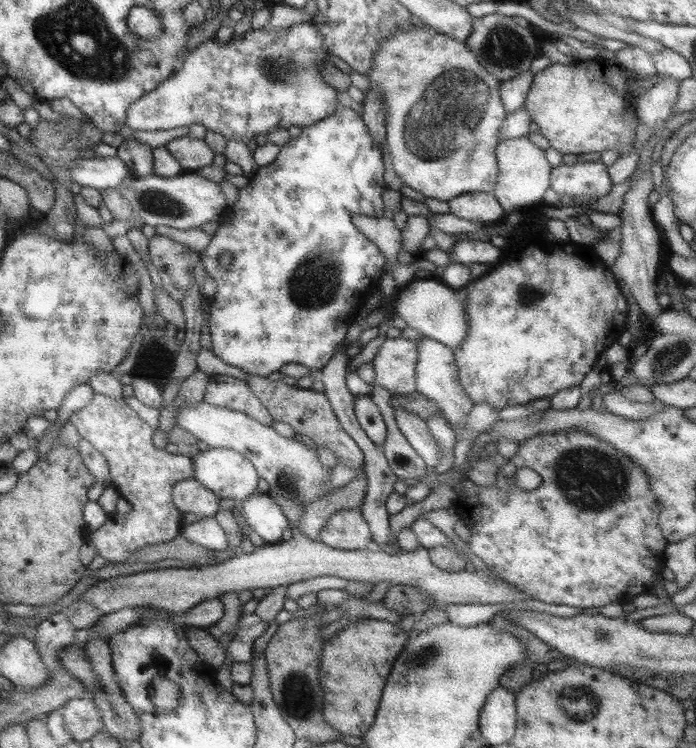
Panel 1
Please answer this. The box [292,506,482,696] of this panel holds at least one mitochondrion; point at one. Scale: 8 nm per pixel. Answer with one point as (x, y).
(417, 658)

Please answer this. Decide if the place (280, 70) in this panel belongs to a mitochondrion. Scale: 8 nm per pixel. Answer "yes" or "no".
yes

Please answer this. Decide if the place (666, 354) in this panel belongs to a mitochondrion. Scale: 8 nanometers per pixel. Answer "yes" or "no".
yes

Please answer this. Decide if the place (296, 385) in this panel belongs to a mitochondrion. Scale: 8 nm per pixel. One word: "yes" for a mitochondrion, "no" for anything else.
no

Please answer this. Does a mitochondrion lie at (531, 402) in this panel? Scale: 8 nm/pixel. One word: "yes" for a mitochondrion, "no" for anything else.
no

